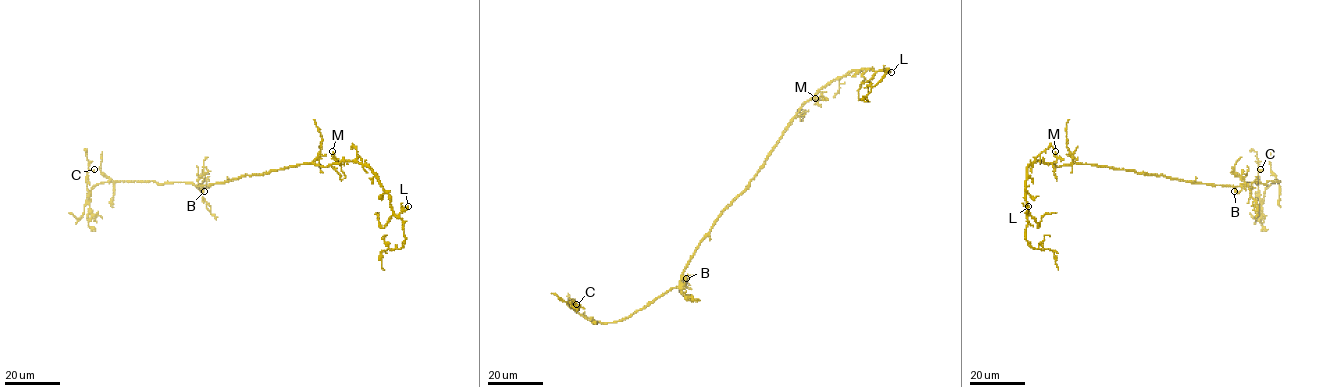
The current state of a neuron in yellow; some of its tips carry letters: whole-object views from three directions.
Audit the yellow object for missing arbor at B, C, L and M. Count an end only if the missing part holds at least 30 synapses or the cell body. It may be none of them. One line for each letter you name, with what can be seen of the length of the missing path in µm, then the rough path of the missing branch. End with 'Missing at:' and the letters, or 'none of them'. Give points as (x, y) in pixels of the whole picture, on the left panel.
Missing at: none of them

